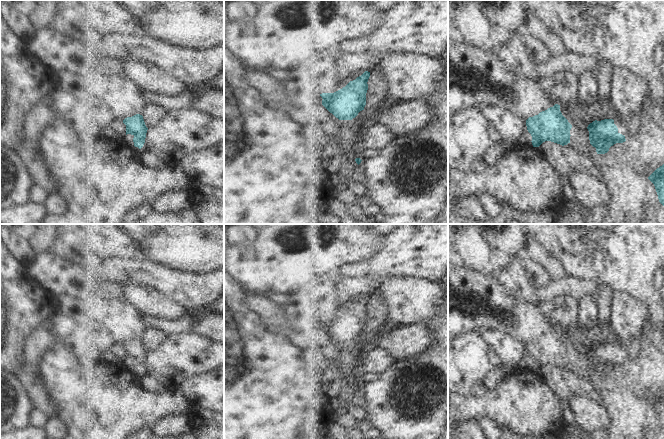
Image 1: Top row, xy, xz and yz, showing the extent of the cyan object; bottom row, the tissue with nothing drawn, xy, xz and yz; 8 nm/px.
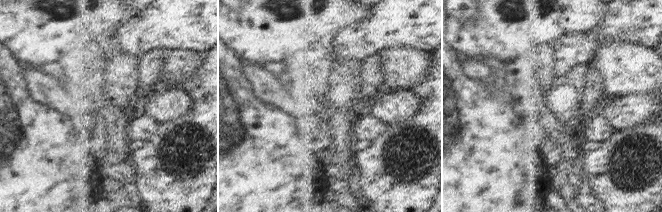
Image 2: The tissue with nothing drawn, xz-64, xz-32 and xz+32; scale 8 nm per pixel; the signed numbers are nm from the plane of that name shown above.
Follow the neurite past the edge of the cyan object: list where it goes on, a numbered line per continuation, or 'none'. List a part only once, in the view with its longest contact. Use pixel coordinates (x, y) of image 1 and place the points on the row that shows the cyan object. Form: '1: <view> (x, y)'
1: xz (325, 84)

